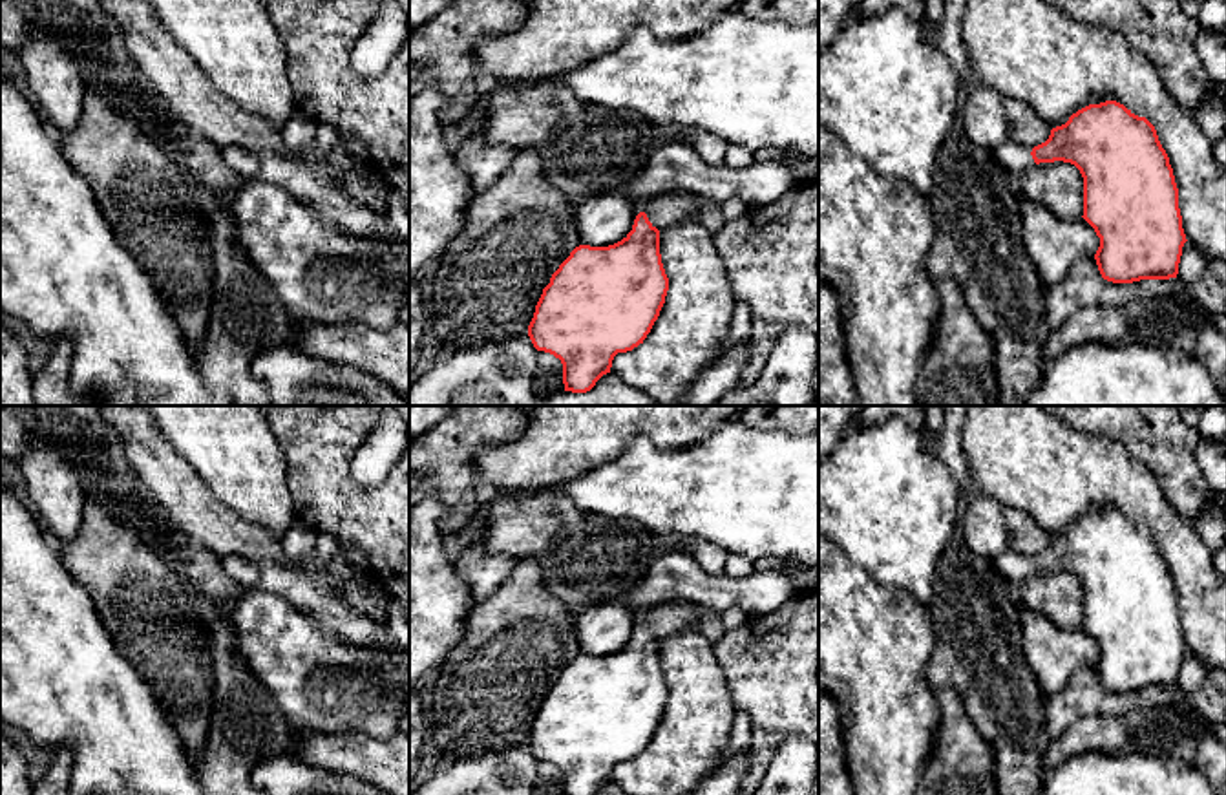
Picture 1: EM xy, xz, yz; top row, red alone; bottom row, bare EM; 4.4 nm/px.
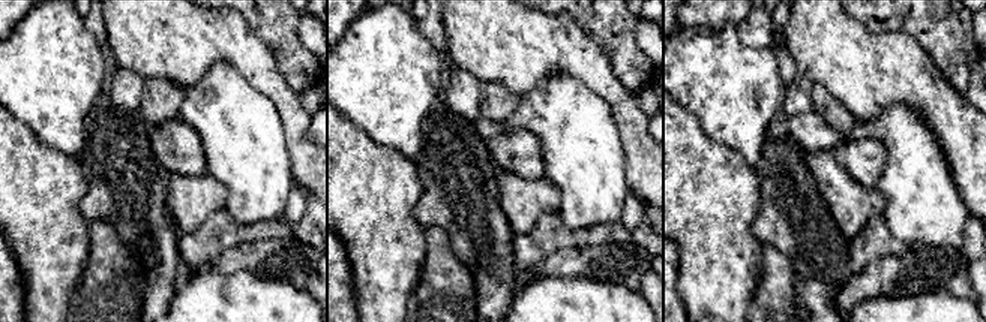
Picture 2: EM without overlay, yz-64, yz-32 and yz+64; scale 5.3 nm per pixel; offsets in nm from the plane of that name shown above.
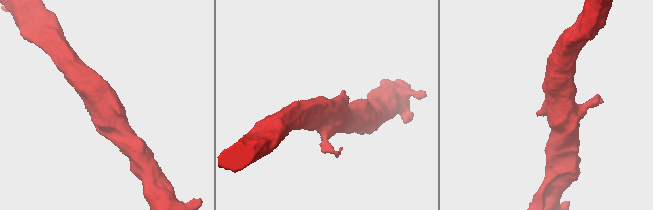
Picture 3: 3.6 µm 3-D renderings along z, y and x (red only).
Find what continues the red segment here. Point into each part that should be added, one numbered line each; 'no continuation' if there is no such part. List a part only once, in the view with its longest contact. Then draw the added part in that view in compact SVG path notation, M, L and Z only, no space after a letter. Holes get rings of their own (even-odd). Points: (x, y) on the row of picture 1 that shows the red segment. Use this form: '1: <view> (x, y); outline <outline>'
1: yz (1013, 158); outline M1009 139L992 148L992 155L998 164L1012 177L1018 177L1021 172L1027 172L1036 166L1030 152L1032 148L1021 146Z

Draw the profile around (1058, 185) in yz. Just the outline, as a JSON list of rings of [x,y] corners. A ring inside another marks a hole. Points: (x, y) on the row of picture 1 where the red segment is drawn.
[[[1040,163],[1018,174],[1016,183],[1021,196],[1047,207],[1065,221],[1083,216],[1083,177],[1071,163]]]

